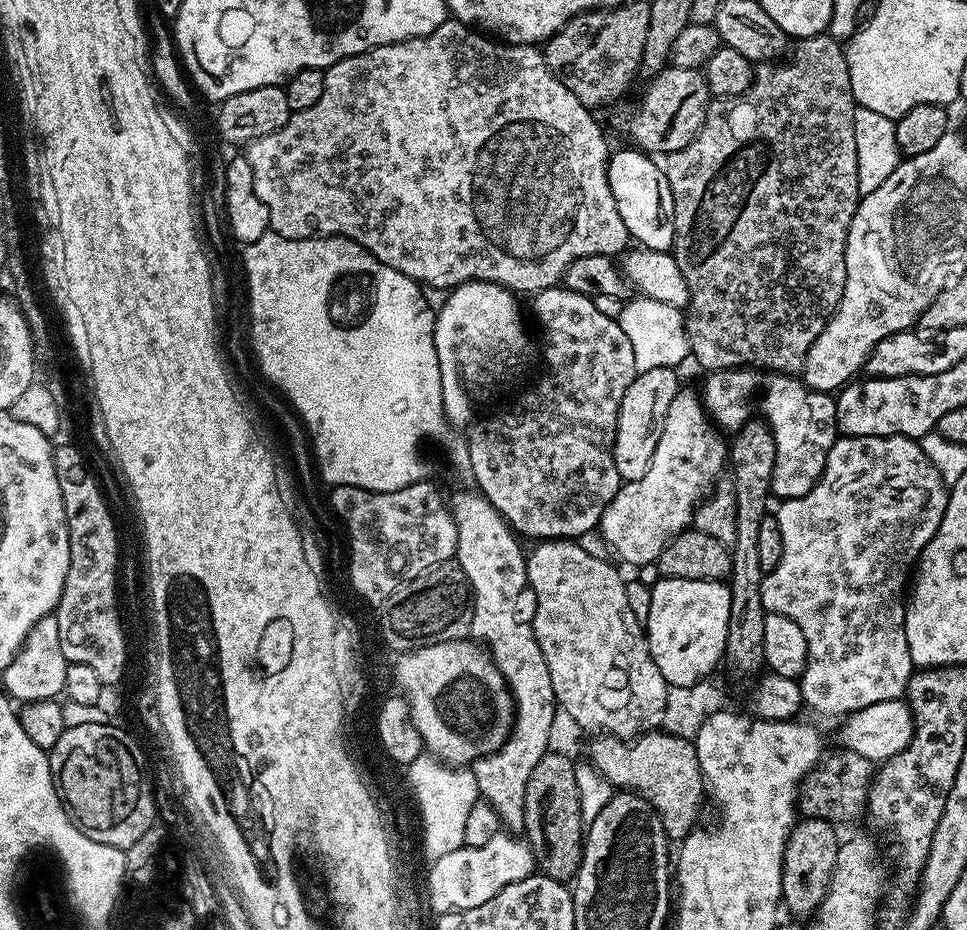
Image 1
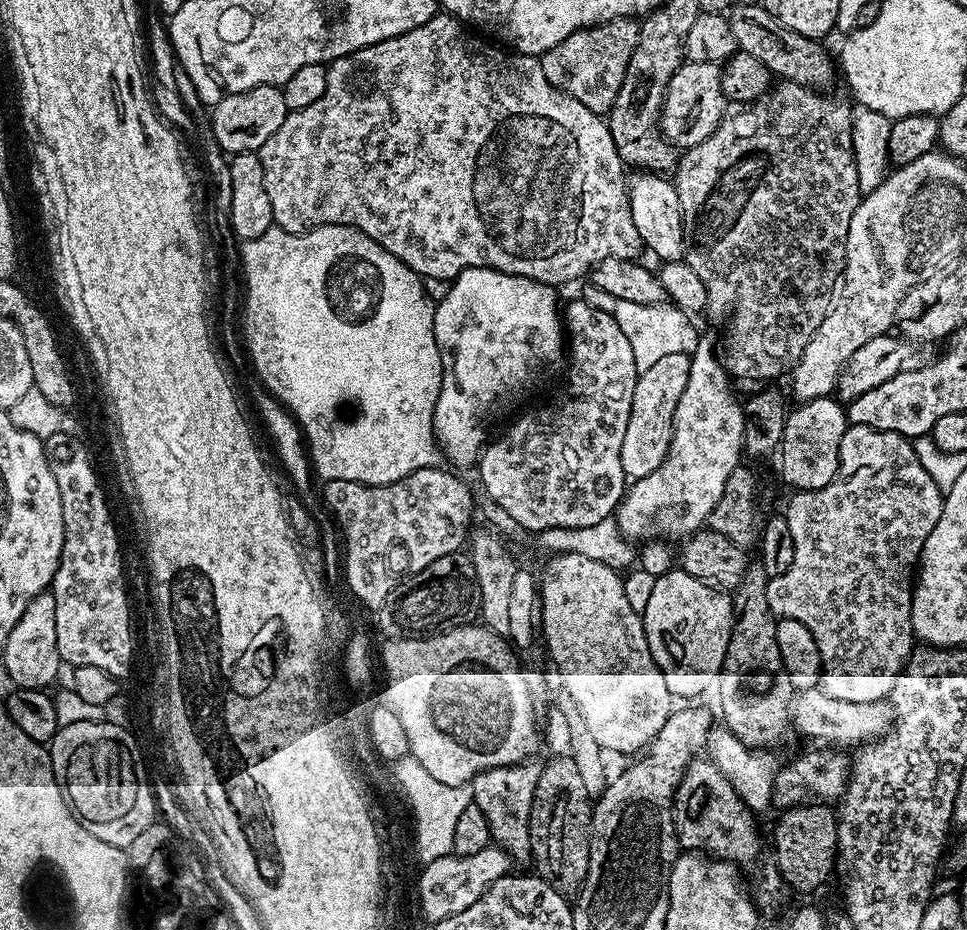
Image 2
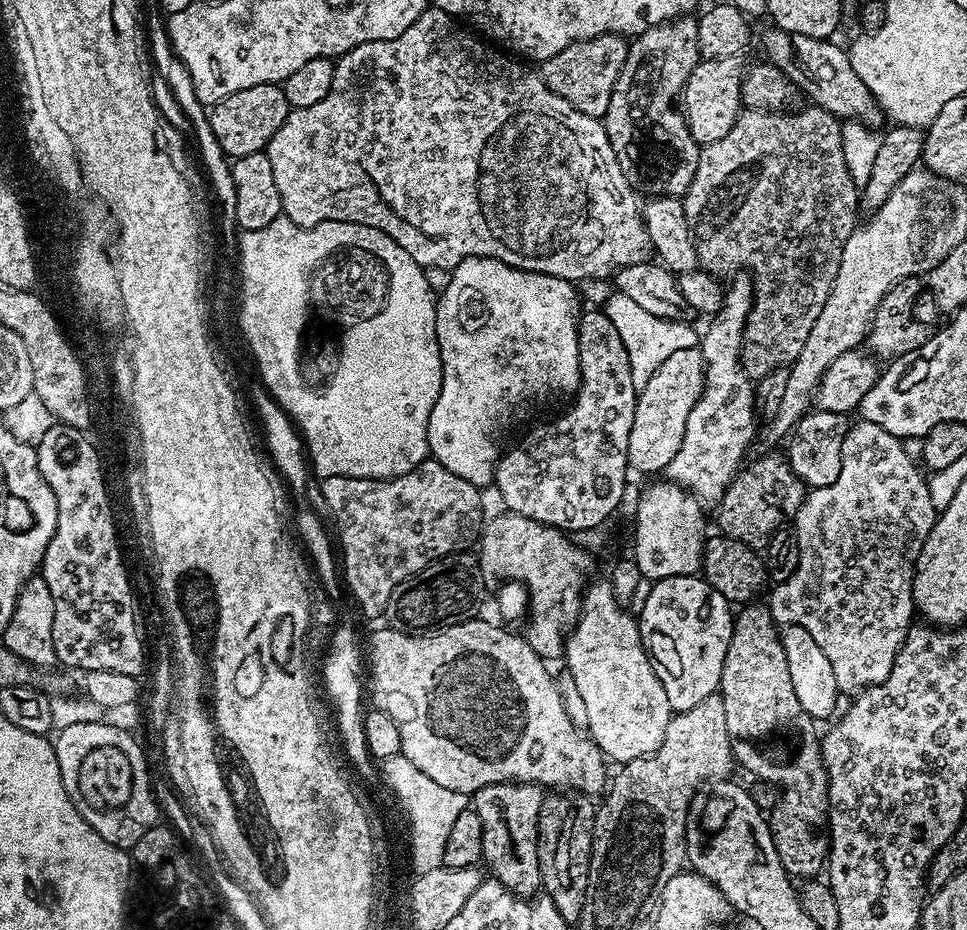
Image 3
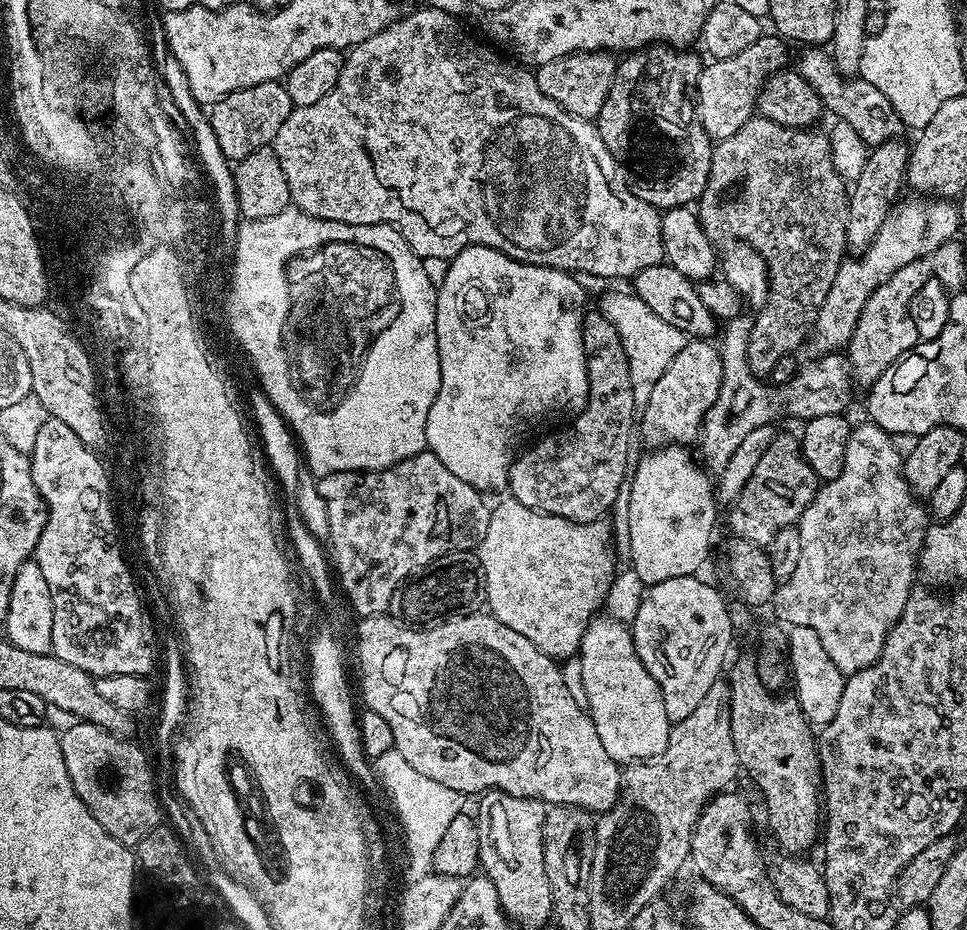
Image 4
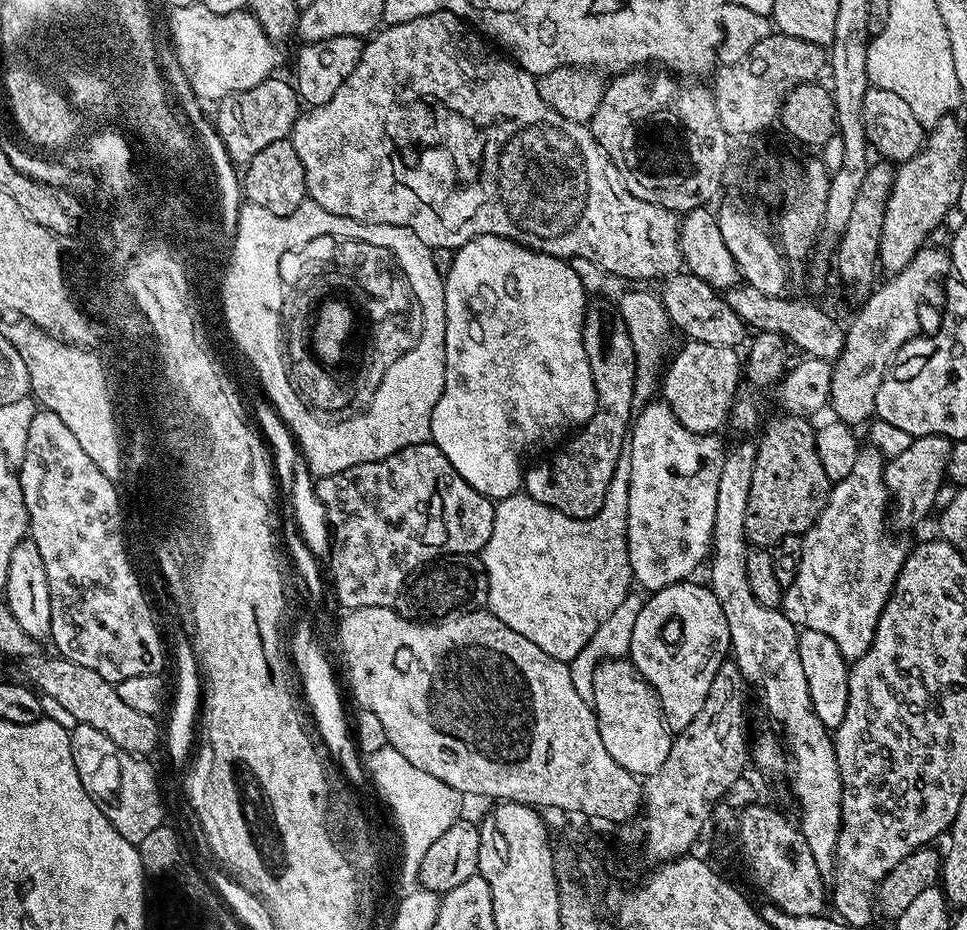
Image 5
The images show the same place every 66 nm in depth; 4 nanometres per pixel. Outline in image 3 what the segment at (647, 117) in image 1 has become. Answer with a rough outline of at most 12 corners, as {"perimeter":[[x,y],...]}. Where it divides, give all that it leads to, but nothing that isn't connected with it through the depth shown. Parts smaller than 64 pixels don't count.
{"perimeter":[[740,56],[701,59],[682,115],[701,146],[740,117]]}

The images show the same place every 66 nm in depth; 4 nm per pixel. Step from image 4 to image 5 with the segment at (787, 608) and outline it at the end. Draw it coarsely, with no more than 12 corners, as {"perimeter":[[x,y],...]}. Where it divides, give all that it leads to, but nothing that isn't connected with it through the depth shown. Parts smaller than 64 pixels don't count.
{"perimeter":[[861,447],[803,533],[782,611],[872,645],[910,551],[888,533],[885,457]]}

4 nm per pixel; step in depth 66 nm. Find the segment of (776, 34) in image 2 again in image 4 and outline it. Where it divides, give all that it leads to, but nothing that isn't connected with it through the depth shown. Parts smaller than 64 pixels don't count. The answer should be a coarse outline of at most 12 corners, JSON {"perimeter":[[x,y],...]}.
{"perimeter":[[823,47],[801,52],[800,76],[864,145],[901,135],[882,90],[846,78]]}

